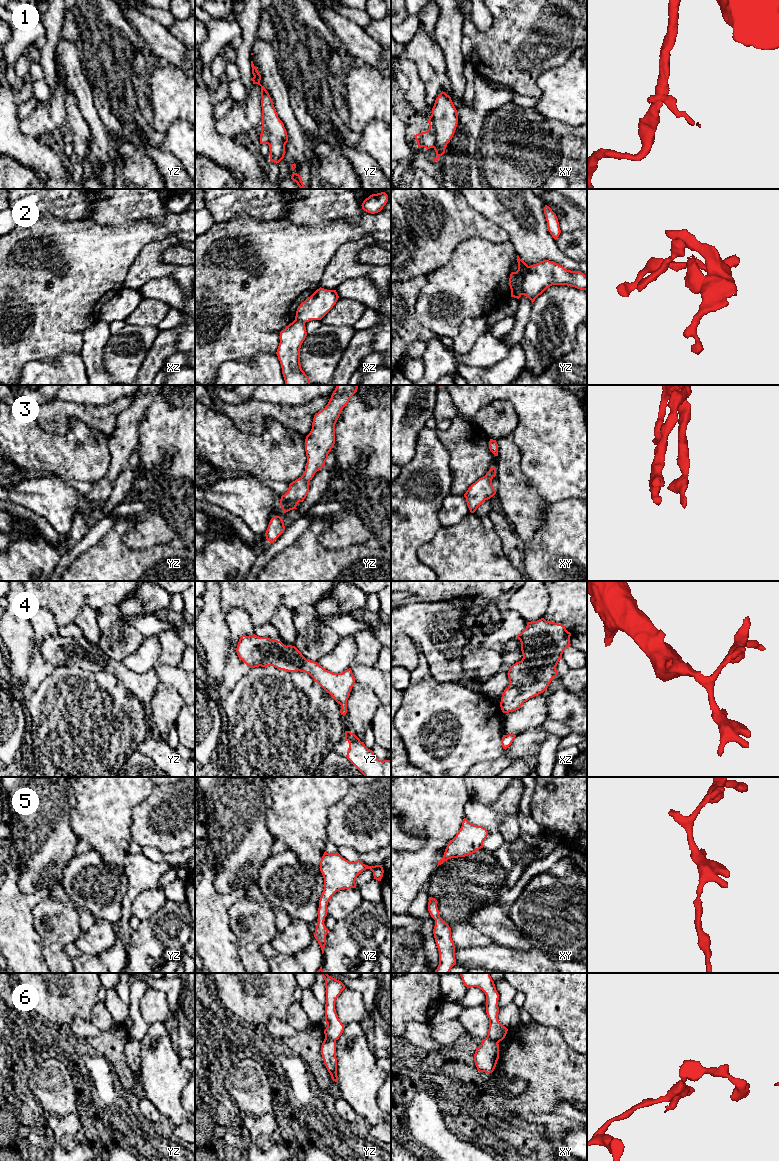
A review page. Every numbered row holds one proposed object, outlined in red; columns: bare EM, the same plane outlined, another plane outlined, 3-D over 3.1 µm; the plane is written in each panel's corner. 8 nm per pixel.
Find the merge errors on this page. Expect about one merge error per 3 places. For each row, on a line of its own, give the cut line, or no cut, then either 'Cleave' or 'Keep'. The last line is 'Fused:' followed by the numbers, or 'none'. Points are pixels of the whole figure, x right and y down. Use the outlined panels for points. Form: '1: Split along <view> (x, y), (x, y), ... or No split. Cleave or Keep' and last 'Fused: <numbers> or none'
1: Split along xy (428, 129), (435, 135), (434, 147). Cleave
2: Split along yz (529, 266), (522, 282), (521, 294). Cleave
3: No split. Keep
4: No split. Keep
5: No split. Keep
6: Split along yz (325, 1036), (335, 1041). Cleave
Fused: 1, 2, 6

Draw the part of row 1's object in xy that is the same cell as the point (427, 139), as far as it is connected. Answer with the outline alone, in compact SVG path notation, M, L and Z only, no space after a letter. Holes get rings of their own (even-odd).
M429 129L414 135L413 138L416 139L418 148L424 147L430 149L436 145L436 135Z

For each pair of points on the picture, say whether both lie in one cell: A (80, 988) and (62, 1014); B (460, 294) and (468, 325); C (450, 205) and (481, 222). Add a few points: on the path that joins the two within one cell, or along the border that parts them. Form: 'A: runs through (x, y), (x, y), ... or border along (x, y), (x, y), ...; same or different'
A: runs through (74, 994), (62, 1008); same
B: border along (486, 315), (467, 317), (453, 338); different
C: runs through (458, 213), (465, 220), (473, 220); same

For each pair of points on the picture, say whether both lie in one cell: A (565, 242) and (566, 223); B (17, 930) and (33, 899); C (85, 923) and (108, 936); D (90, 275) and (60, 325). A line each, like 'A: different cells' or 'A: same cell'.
A: different cells
B: same cell
C: different cells
D: same cell

